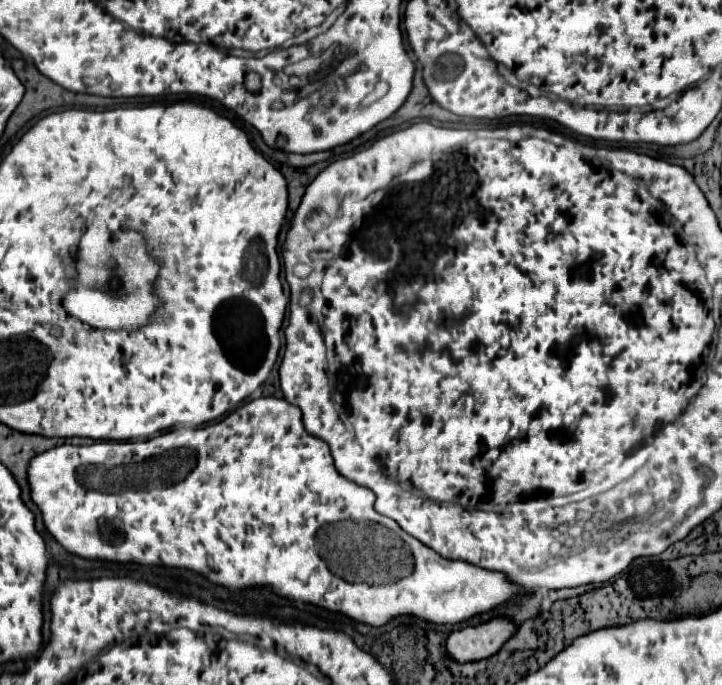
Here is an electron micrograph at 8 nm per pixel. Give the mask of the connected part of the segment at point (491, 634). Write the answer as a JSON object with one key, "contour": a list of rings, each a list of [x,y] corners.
{"contour":[[[491,619],[489,623],[483,623],[479,627],[453,631],[445,641],[445,649],[449,659],[457,663],[481,661],[495,655],[501,645],[515,633],[515,629],[517,627],[507,619]]]}

